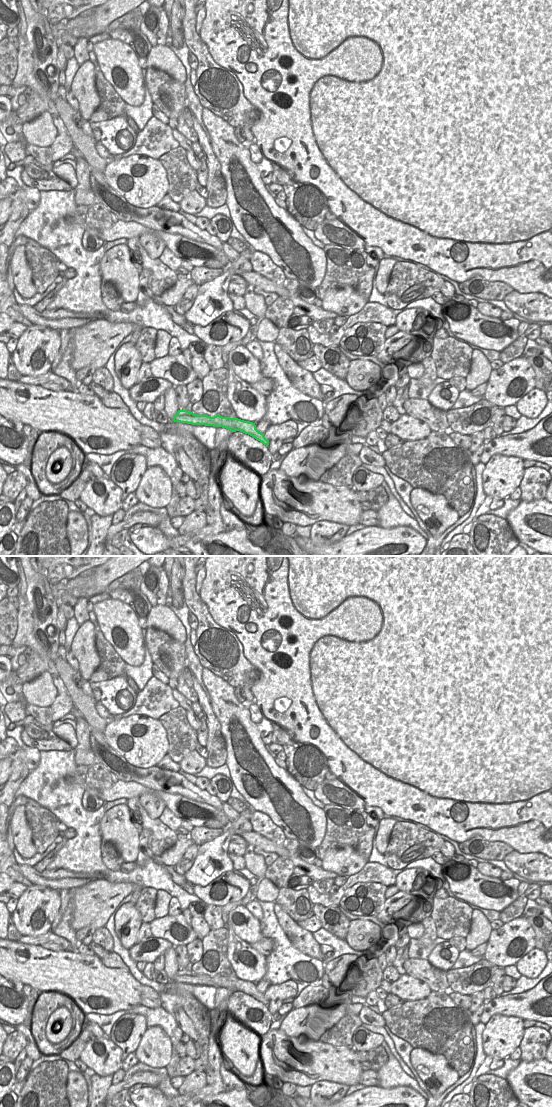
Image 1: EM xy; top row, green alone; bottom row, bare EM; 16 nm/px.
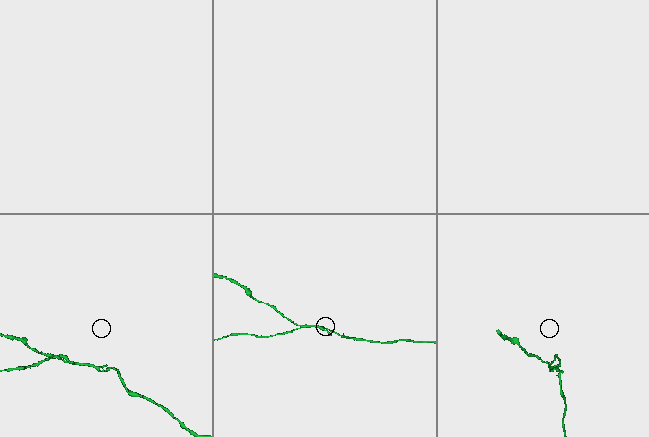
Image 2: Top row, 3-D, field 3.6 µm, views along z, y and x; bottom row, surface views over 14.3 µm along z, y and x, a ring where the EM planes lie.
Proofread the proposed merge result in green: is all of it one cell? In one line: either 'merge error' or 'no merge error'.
merge error

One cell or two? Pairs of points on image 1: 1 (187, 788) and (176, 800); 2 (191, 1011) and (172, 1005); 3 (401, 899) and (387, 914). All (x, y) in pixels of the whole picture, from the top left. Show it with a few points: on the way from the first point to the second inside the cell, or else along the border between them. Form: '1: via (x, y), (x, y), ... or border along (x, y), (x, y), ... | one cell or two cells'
1: border along (157, 790), (178, 793), (202, 803) | two cells
2: via (186, 1006), (184, 1004), (177, 1004) | one cell
3: via (398, 903), (391, 910) | one cell

